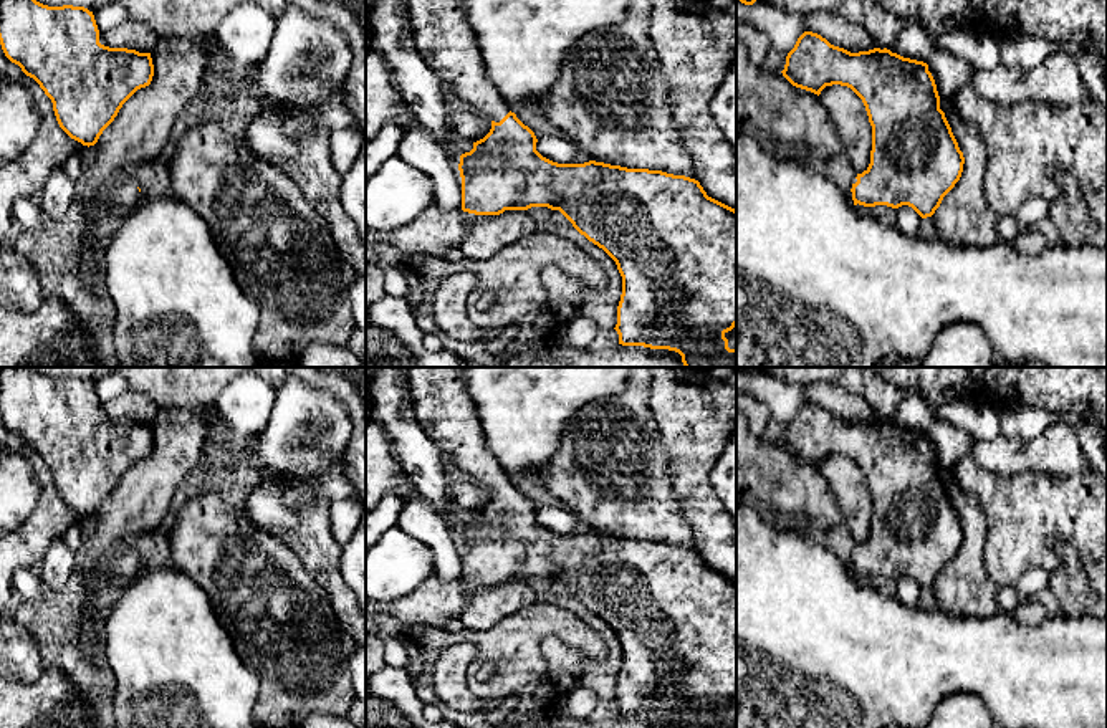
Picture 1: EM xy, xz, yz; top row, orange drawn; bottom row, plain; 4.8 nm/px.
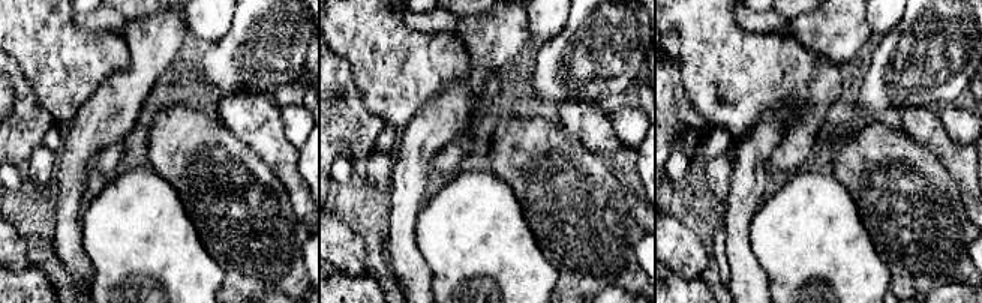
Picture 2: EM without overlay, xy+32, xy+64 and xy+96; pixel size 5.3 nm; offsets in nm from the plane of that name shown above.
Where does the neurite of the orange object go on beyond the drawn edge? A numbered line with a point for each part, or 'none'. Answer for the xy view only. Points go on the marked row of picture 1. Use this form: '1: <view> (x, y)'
1: xy (123, 196)

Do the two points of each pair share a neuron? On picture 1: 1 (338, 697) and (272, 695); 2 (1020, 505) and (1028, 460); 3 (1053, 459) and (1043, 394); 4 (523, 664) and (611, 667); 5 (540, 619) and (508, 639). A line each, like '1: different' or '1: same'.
1: same
2: different
3: different
4: different
5: same

